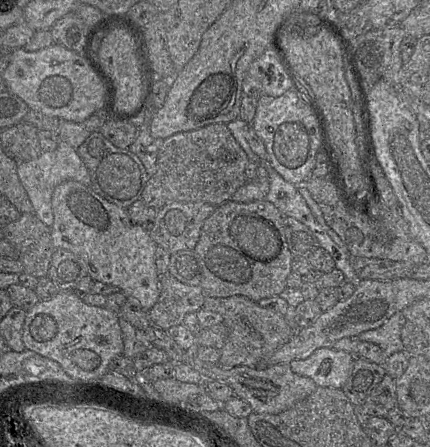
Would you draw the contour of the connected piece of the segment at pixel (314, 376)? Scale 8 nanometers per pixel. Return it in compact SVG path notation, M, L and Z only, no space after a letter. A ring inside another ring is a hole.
M332 347L316 349L304 359L289 362L291 370L312 379L318 387L342 388L346 383L355 355Z

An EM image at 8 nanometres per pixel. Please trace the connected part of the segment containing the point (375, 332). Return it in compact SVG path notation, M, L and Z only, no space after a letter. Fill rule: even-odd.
M402 311L396 312L383 325L362 332L356 339L378 345L386 357L389 357L395 352L403 351L401 329L406 321Z

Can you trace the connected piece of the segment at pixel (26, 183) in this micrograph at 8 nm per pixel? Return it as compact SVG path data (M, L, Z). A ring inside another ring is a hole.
M59 140L57 148L50 152L42 152L37 158L17 165L17 175L33 207L33 213L47 227L54 222L52 211L52 195L55 188L66 181L75 181L90 186L88 171L78 156L76 149Z

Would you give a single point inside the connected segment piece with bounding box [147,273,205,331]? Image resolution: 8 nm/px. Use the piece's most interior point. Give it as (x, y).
(176, 299)

